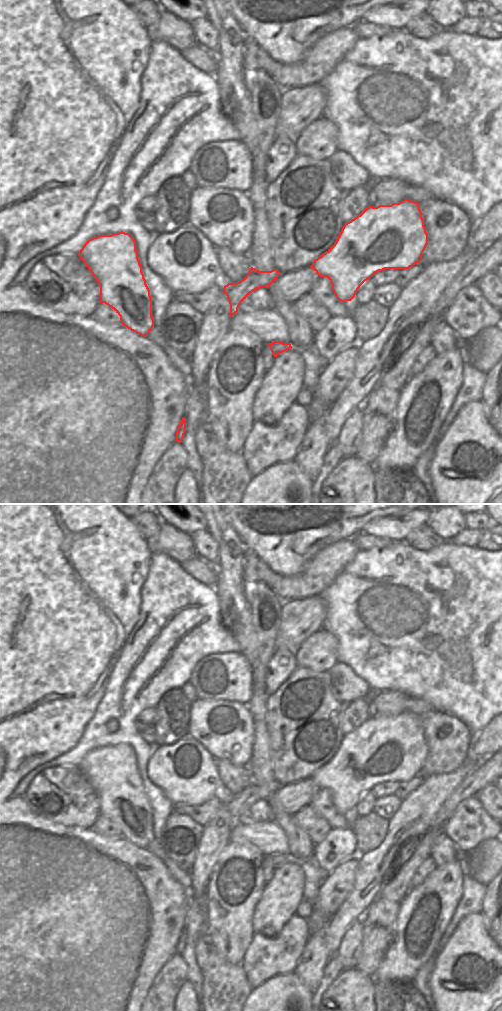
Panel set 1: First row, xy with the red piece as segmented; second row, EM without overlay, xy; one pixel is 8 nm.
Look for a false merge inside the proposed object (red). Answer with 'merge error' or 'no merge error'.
merge error

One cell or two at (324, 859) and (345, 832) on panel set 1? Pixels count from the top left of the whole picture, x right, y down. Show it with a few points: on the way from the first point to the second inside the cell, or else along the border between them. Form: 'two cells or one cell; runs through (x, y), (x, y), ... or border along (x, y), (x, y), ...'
one cell; runs through (328, 851), (329, 842), (337, 840)

